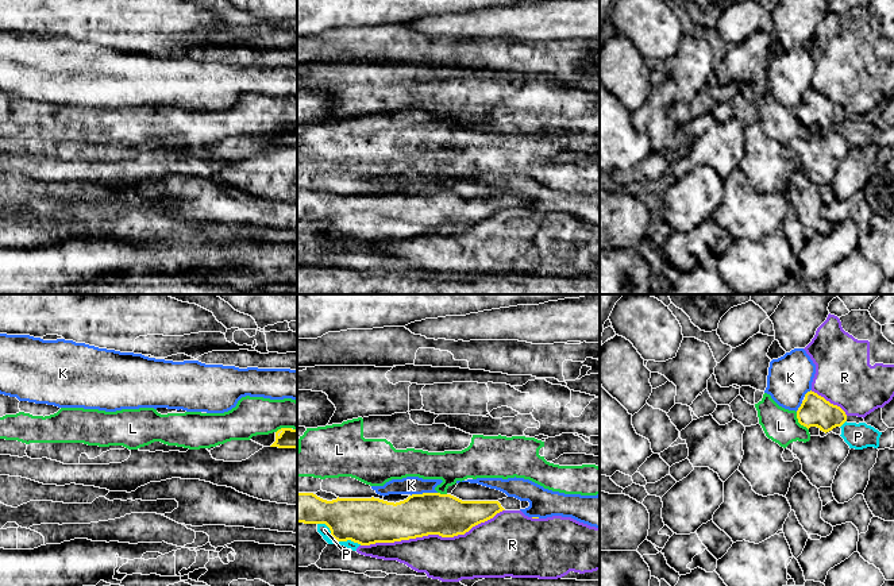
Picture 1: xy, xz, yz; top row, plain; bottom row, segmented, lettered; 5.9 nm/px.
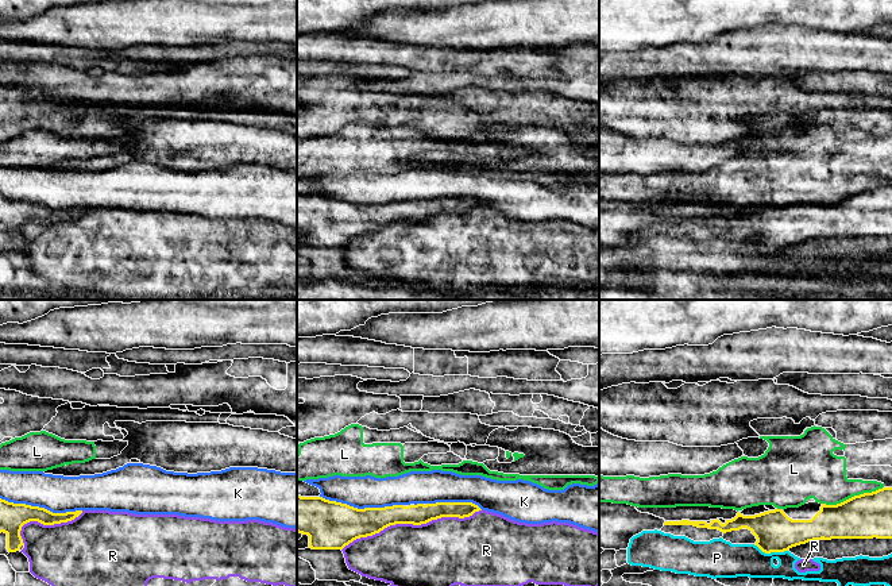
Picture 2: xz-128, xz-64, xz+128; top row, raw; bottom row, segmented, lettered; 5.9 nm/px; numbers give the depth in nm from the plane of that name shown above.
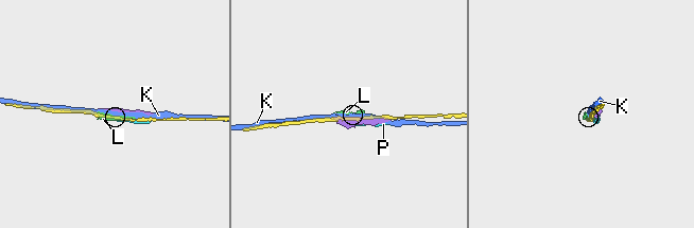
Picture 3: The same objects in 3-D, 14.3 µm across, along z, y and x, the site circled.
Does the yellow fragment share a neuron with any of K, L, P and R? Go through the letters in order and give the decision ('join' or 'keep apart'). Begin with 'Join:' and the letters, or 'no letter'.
Join: no letter
K: keep apart
L: keep apart
P: keep apart
R: keep apart

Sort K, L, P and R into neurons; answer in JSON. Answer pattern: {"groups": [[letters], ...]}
{"groups": [["K"], ["L"], ["P"], ["R"]]}

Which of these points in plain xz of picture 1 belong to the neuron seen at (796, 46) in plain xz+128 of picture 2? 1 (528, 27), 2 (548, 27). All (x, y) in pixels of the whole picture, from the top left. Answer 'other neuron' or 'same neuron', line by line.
1: other neuron
2: other neuron

